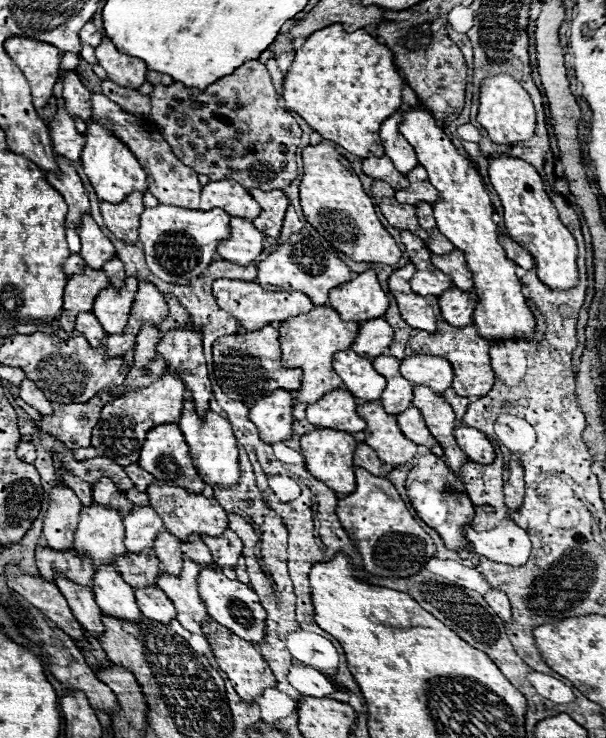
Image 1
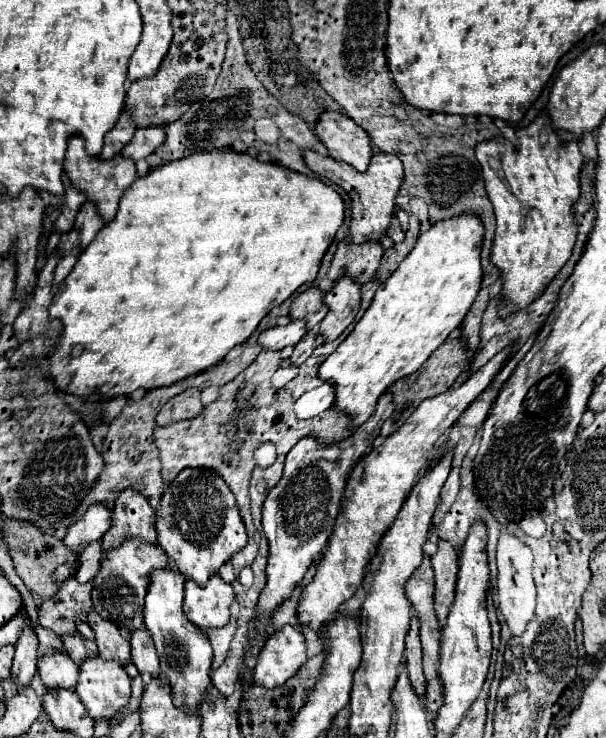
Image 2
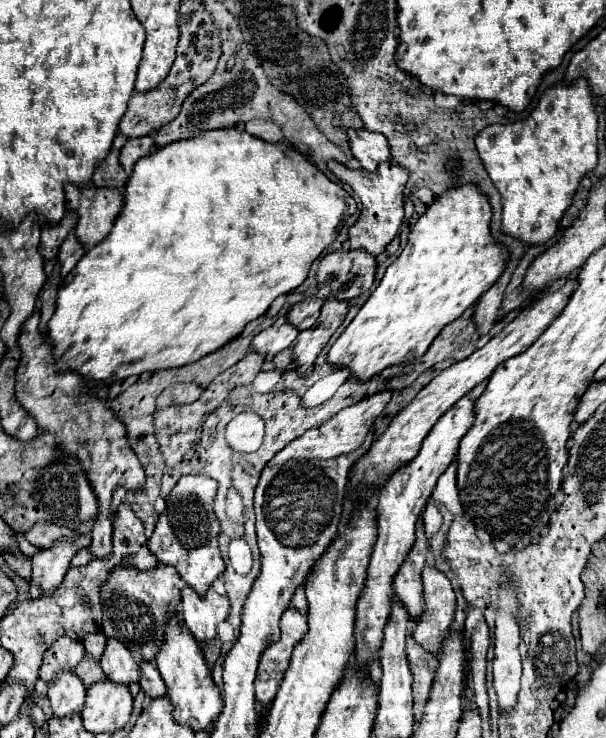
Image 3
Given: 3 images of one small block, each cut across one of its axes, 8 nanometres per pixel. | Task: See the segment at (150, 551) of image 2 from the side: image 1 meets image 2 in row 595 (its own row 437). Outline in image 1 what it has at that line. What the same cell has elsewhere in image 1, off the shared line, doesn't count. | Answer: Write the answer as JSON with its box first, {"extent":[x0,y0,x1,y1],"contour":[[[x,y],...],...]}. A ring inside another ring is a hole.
{"extent":[92,372,184,466],"contour":[[[166,372],[158,382],[144,390],[126,392],[122,398],[112,400],[102,408],[102,416],[92,430],[92,446],[100,450],[100,456],[116,460],[120,466],[138,462],[146,434],[160,424],[176,424],[182,414],[184,384],[172,372]]]}

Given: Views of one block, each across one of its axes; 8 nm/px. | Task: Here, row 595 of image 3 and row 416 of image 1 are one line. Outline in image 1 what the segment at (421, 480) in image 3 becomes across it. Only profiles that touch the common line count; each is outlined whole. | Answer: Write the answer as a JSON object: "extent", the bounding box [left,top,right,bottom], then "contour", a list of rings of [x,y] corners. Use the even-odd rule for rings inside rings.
{"extent":[358,402,416,466],"contour":[[[360,402],[358,414],[366,420],[366,444],[376,450],[378,458],[392,466],[402,466],[416,458],[416,444],[408,440],[392,414],[386,414],[378,402]]]}

